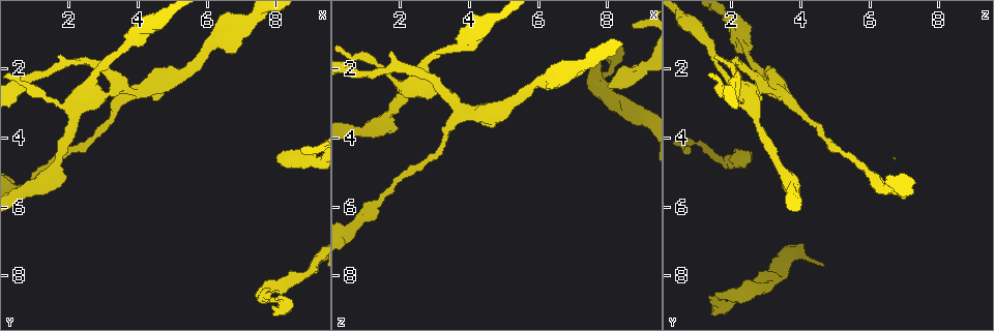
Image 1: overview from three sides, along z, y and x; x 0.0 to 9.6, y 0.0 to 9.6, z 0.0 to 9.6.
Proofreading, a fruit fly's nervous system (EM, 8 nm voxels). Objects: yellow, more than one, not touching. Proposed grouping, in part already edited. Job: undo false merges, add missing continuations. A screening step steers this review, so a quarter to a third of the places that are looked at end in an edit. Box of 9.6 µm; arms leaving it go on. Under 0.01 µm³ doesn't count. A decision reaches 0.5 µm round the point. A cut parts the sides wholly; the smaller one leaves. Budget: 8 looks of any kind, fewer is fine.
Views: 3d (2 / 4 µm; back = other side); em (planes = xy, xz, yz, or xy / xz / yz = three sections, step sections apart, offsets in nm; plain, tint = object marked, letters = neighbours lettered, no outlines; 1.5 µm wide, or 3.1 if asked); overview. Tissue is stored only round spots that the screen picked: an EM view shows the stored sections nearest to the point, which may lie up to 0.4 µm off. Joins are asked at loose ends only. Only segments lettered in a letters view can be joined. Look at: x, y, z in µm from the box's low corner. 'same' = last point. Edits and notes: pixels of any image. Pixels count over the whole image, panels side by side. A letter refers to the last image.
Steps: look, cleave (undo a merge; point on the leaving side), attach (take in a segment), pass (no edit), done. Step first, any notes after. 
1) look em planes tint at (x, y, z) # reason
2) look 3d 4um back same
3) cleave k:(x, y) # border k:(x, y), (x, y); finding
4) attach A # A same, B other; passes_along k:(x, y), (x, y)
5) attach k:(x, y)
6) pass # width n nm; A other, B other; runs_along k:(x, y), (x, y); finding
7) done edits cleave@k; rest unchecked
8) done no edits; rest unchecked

look em planes letters at (8.70, 4.40, 0.85) # an open end

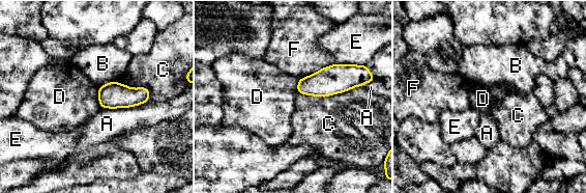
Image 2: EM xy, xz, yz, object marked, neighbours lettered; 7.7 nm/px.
pass # A other, B other, C other, D other, E other, F other; no lettered segment goes on from it

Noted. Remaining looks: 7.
look 3d 2um at (1.75, 1.70, 1.55)

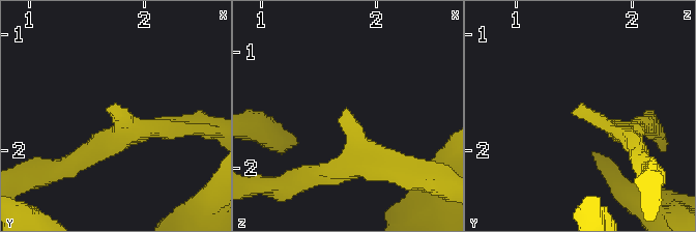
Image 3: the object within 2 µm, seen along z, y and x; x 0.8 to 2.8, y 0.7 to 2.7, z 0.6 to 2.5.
look em planes plain at (1.70, 1.64, 1.52) # need the tissue

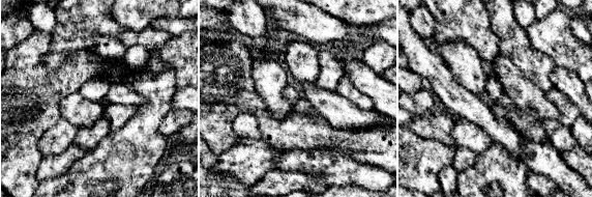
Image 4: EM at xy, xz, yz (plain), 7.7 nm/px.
look em planes letters same # what lies round it

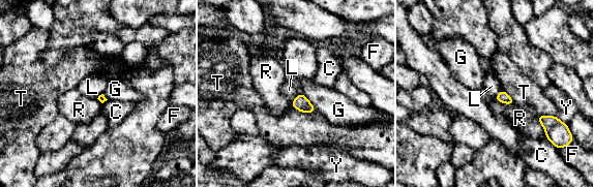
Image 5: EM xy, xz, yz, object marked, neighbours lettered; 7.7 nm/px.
pass # C other, F other, G other, L other, R other, T other, Y other; border 5:(300, 92), (291, 101); none of them fits

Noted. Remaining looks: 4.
look 3d 2um back at (2.20, 3.45, 2.70) # calibre changes

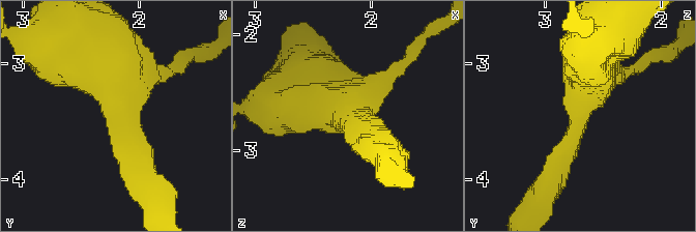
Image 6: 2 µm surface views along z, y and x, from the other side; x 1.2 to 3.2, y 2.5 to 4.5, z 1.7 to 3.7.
look em xy step 8 tint at (2.18, 3.42, 2.70) # arms 3

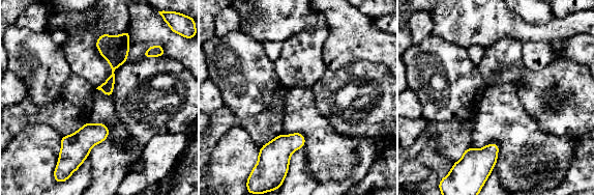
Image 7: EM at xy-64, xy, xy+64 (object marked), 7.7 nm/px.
look em planes letters same

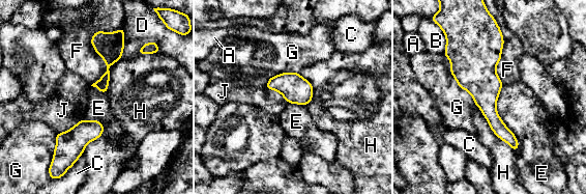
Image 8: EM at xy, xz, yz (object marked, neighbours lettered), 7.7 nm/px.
pass # A other, B other, C other, D other, E other, F other, G other, H other, J other; border 8:(476, 105), (490, 129), (515, 151); one cell here

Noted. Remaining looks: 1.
done no edits; rest unchecked

